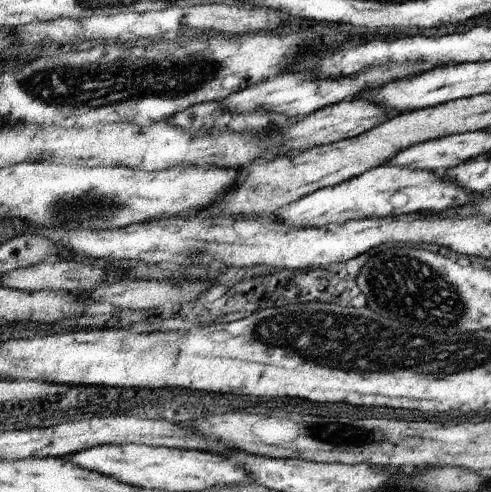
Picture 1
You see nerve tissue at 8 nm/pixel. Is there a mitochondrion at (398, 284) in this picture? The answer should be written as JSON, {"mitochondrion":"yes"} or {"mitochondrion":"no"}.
{"mitochondrion":"yes"}

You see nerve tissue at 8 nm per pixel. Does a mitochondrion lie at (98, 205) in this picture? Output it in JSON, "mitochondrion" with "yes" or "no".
{"mitochondrion":"yes"}

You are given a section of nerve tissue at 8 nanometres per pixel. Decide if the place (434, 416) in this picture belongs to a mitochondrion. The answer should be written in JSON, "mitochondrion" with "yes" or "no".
{"mitochondrion":"no"}

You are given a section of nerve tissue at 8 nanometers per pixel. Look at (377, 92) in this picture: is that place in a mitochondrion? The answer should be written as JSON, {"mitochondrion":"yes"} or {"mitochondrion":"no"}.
{"mitochondrion":"no"}

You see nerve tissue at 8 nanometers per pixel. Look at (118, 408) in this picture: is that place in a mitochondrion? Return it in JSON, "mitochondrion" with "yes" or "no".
{"mitochondrion":"no"}

